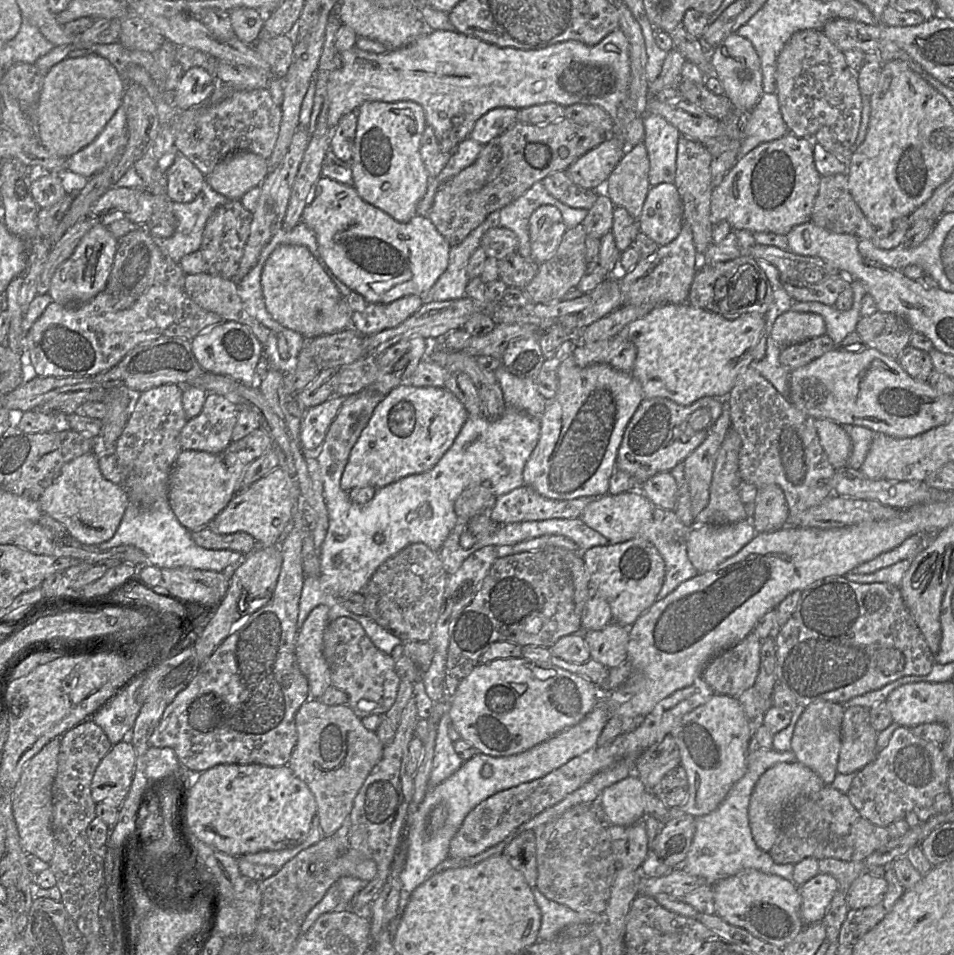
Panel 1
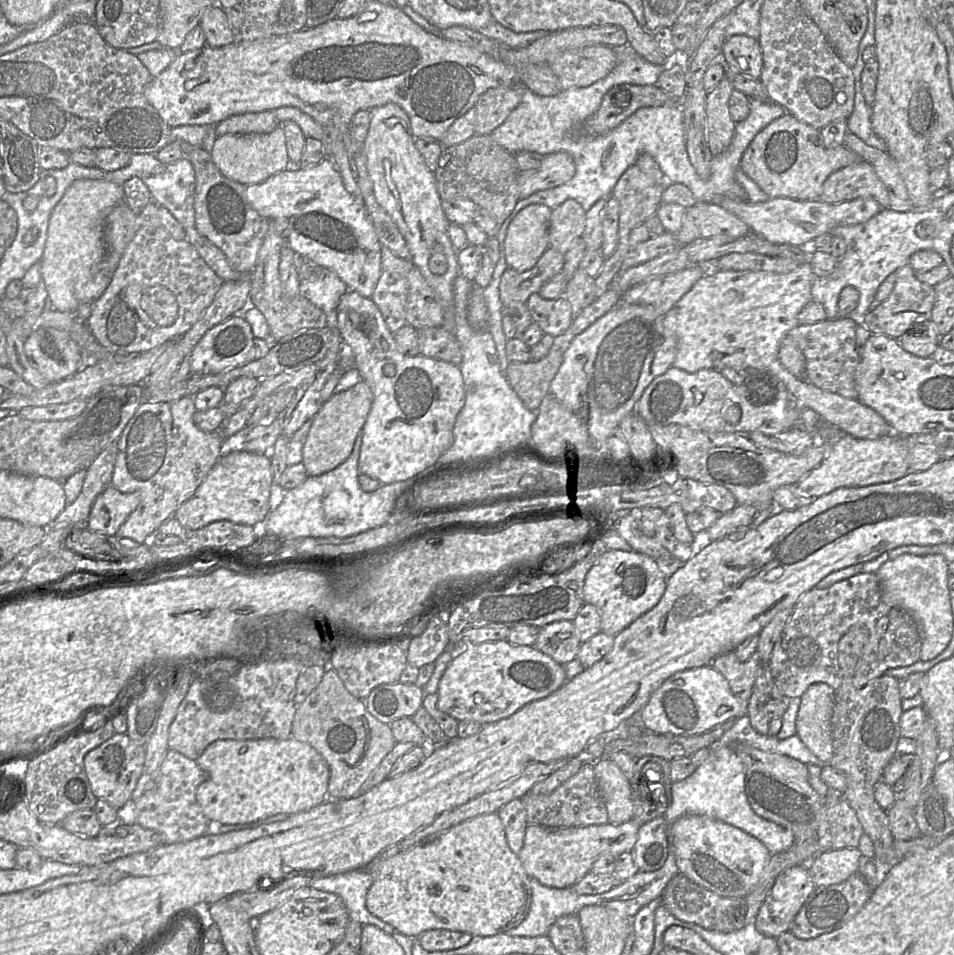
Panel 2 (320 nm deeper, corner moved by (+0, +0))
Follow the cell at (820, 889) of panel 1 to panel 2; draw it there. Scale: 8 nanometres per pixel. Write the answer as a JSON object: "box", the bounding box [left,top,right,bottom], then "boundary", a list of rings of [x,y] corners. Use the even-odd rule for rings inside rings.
{"box":[755,866,815,938],"boundary":[[[806,866],[784,870],[775,880],[755,917],[755,927],[767,937],[777,938],[791,924],[815,885]]]}

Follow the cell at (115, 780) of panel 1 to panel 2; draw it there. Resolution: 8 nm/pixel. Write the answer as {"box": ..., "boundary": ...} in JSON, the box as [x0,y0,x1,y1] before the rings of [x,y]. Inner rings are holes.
{"box":[84,733,145,809],"boundary":[[[115,733],[104,743],[88,752],[84,758],[86,775],[93,794],[115,809],[122,808],[131,799],[144,773],[145,746],[136,743],[127,733]]]}

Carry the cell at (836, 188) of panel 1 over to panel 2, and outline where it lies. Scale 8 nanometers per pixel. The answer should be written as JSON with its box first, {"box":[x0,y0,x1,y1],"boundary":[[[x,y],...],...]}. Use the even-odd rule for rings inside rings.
{"box":[819,161,889,209],"boundary":[[[864,161],[853,163],[830,174],[823,184],[819,199],[826,203],[839,204],[861,197],[873,198],[879,203],[881,209],[889,207],[888,192],[884,184],[878,178],[873,167]]]}

